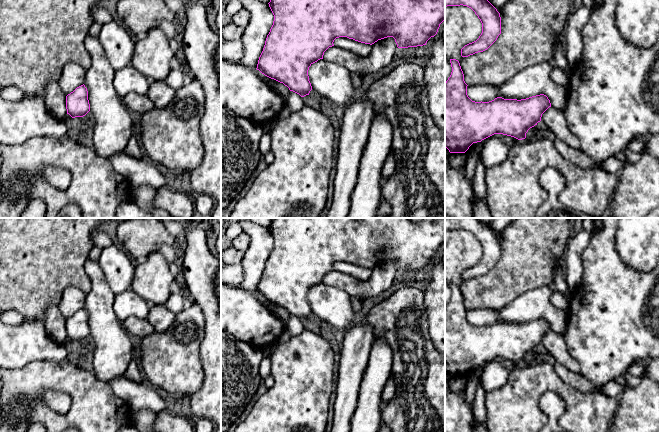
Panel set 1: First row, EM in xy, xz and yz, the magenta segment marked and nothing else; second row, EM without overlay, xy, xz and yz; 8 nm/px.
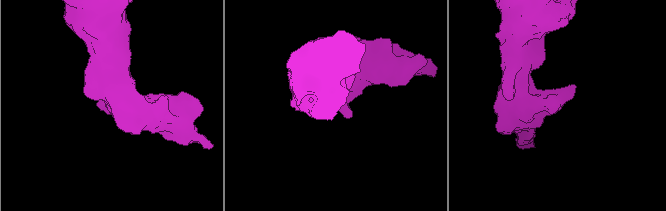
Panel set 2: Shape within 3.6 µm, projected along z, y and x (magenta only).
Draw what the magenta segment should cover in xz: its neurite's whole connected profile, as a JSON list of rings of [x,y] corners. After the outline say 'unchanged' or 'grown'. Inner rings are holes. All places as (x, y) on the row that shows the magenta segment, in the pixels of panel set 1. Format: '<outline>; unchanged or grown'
[[[270,0],[268,4],[274,21],[256,69],[283,83],[301,97],[309,95],[312,90],[308,76],[309,67],[323,59],[324,52],[334,46],[336,38],[347,37],[372,45],[378,40],[393,37],[398,48],[417,47],[426,45],[445,20],[445,0]]]; unchanged

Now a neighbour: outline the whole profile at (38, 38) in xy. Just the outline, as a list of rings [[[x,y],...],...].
[[[0,0],[0,88],[15,86],[25,96],[42,95],[49,112],[64,120],[66,95],[58,81],[67,63],[77,63],[84,68],[91,65],[91,57],[85,46],[85,38],[95,22],[93,9],[101,0]]]

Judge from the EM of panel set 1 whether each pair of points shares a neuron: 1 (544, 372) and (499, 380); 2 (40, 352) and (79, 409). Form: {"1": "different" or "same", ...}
{"1": "different", "2": "different"}

